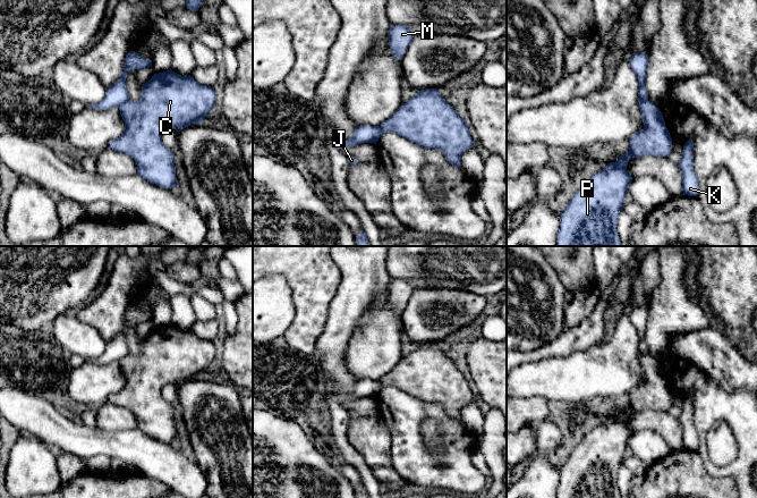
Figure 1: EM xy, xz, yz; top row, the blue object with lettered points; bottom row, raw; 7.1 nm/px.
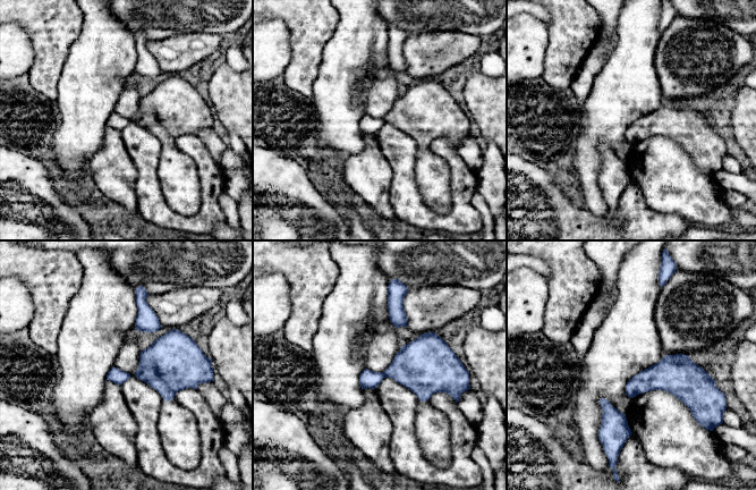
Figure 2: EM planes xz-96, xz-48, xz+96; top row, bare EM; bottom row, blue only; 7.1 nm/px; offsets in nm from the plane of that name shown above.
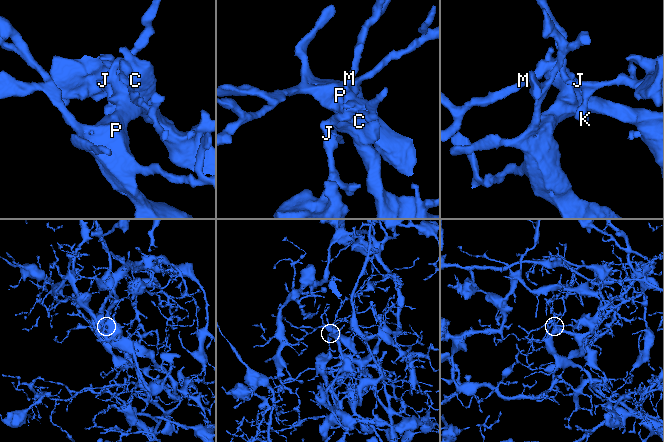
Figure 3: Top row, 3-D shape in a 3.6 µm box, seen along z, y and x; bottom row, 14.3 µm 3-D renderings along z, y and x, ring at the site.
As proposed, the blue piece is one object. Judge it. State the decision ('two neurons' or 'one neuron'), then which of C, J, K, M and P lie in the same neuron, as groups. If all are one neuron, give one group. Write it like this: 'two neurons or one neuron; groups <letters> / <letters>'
two neurons; groups C P / J K M

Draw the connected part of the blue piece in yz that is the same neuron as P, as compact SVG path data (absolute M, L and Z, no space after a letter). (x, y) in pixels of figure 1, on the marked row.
M638 100L644 128L635 133L630 138L629 151L602 171L589 177L571 197L560 217L560 228L556 237L556 246L623 246L618 231L618 217L622 211L628 187L632 182L627 171L627 164L631 158L641 158L646 154L654 157L669 157L672 152L672 138L665 126L660 109L648 100Z

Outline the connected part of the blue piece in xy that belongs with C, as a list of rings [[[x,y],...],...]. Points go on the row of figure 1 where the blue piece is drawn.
[[[171,69],[154,74],[143,84],[139,101],[127,100],[119,105],[125,123],[124,134],[111,141],[109,147],[131,157],[137,164],[137,175],[162,188],[176,188],[173,152],[162,142],[167,129],[182,129],[202,124],[215,104],[215,91],[197,83],[190,75],[181,76]]]

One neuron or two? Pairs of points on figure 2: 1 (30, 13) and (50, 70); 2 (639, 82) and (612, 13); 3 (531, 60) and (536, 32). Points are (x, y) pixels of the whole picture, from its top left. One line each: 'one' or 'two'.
1: one
2: two
3: one

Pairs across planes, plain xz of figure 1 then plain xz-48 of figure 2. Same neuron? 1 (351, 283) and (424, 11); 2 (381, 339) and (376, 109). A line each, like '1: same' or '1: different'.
1: different
2: same

